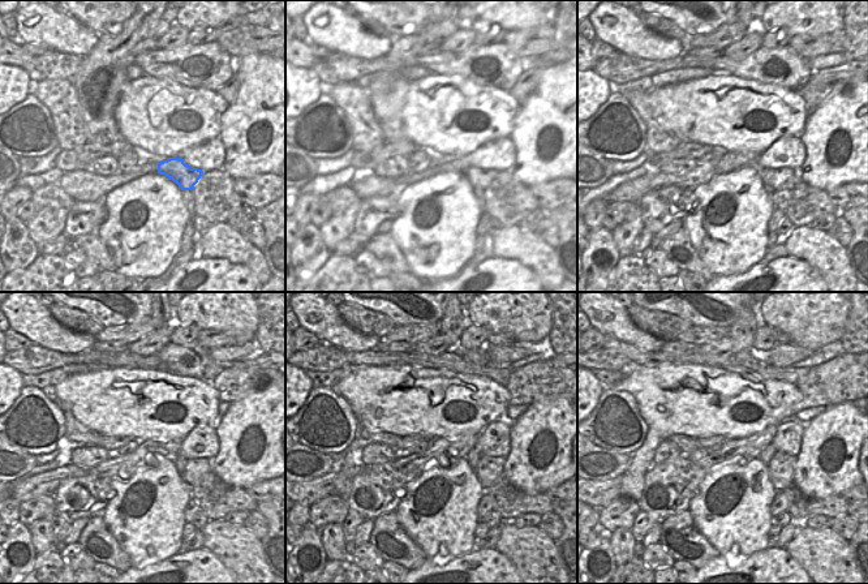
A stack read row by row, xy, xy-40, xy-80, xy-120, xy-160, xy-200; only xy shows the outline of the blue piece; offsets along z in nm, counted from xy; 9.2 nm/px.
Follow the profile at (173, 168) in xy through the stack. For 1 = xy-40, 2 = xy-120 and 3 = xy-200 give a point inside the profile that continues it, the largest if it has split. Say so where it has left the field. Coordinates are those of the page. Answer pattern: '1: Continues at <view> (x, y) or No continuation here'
1: Continues at xy-40 (481, 179)
2: Continues at xy-120 (194, 468)
3: Continues at xy-200 (781, 468).

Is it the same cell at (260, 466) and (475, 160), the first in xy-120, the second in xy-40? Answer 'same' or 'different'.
different

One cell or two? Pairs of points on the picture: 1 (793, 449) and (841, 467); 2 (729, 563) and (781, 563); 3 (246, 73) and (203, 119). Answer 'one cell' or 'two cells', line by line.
1: two cells
2: one cell
3: two cells

